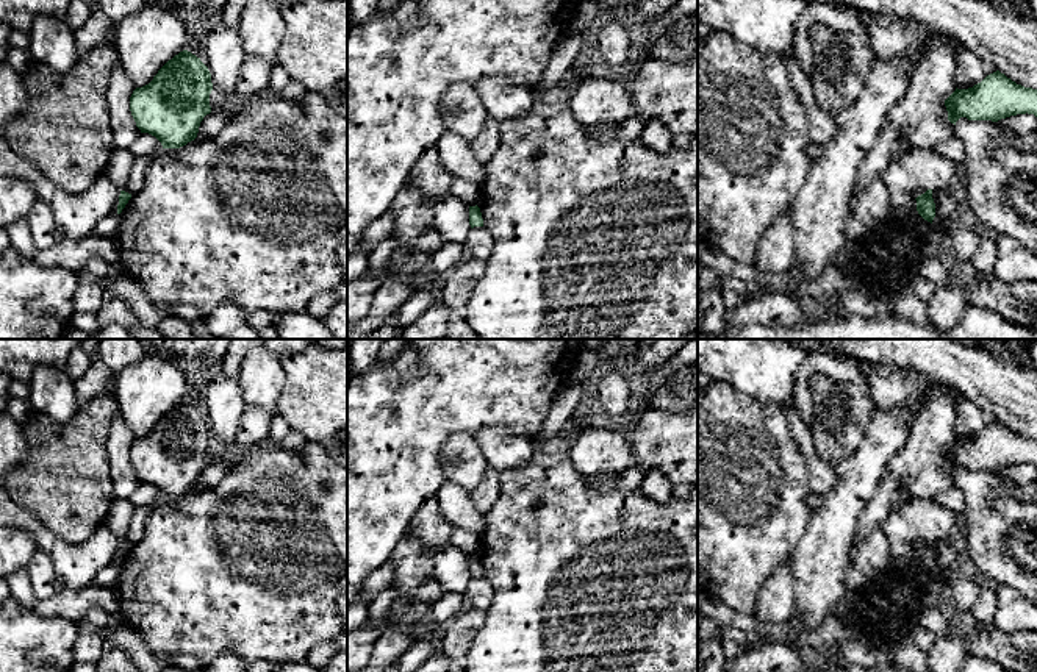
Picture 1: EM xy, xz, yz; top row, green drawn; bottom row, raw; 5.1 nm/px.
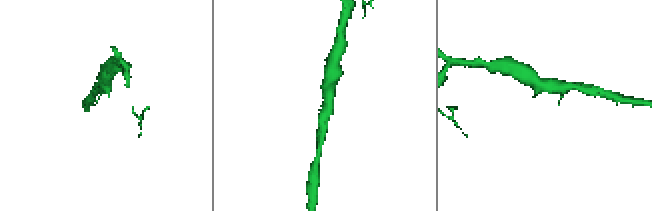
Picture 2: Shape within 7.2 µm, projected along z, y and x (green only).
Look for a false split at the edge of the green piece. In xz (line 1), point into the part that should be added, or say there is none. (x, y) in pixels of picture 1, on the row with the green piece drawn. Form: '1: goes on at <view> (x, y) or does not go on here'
1: does not go on here

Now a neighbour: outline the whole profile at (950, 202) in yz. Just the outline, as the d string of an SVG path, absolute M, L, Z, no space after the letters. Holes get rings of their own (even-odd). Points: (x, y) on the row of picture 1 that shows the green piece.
M963 166L960 167L959 184L951 191L937 192L938 211L937 211L935 222L932 227L935 227L942 233L945 239L945 245L949 245L949 241L948 241L948 231L943 228L943 225L946 222L951 222L951 223L959 222L960 208L967 205L967 200L965 200L967 184L968 184L968 173Z

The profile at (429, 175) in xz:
M438 148L422 153L413 166L407 183L427 197L444 197L452 194L454 177L440 159Z

